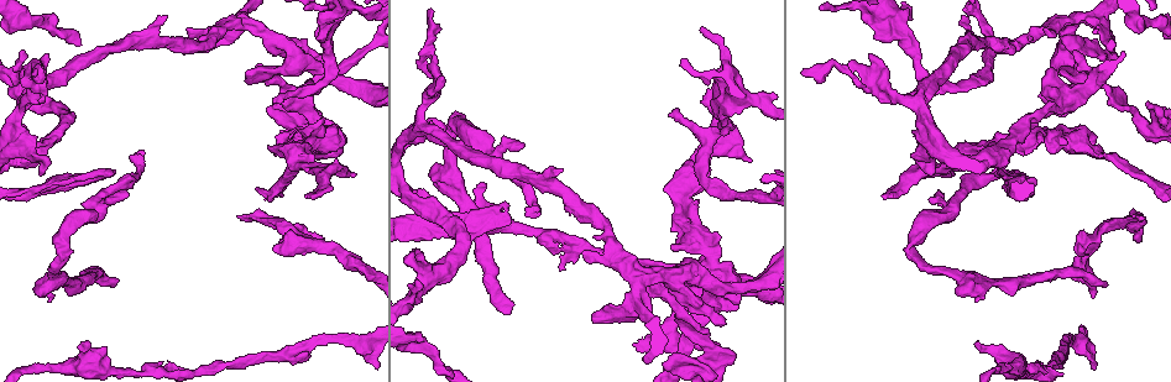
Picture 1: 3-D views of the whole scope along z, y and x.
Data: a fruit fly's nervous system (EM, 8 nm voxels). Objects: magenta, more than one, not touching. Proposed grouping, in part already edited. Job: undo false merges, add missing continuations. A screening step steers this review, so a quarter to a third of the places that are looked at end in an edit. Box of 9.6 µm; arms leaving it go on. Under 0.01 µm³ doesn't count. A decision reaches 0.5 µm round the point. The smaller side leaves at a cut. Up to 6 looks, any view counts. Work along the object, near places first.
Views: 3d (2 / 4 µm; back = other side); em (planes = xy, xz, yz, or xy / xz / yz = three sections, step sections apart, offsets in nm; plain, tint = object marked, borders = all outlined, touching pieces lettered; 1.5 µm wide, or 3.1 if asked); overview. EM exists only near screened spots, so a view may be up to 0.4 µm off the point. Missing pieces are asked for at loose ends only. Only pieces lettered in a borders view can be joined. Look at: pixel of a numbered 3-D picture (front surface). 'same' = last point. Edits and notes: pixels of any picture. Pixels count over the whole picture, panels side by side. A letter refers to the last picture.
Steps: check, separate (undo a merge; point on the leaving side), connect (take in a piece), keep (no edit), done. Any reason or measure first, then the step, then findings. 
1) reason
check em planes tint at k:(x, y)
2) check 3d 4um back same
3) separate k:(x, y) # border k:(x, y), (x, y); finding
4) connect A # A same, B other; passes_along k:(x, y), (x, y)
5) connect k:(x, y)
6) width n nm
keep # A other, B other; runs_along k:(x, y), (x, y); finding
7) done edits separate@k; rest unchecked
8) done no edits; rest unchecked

free end
check em planes borders at 1:(940, 191)

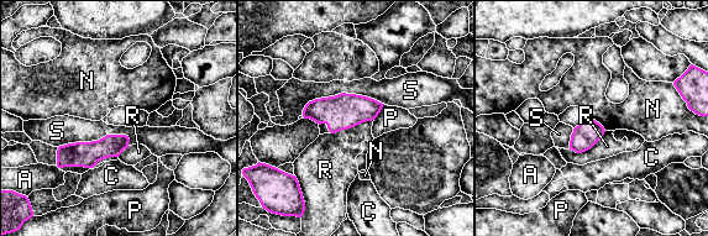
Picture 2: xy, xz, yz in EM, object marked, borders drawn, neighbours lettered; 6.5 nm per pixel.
keep # A other, C other, N other, P other, R other, S other; border 2:(587, 115), (606, 130); no lettered piece goes on from it

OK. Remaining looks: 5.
thick end
check 3d 4um at 1:(1096, 139)

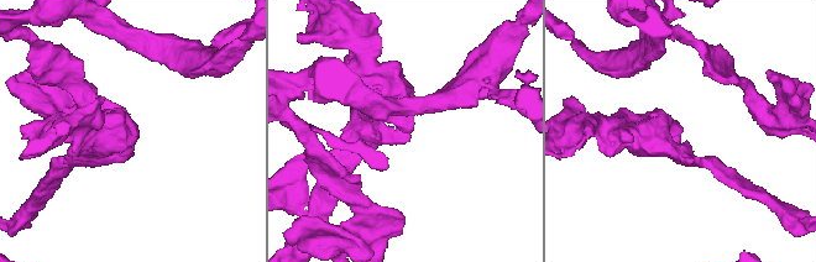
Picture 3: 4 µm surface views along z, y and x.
shape alone is not enough
check em xz step 4 tint at 3:(683, 128)

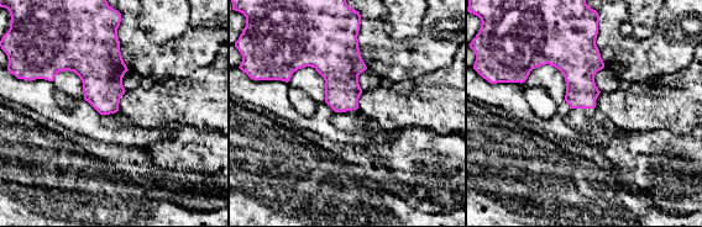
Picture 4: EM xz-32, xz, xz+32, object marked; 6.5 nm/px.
check em planes borders same

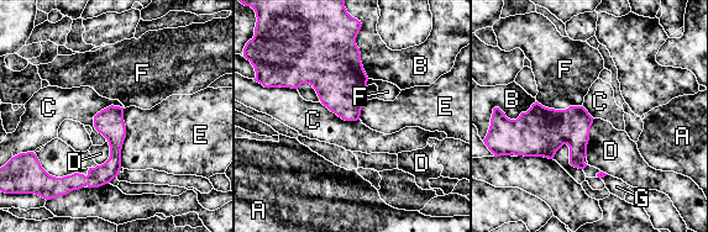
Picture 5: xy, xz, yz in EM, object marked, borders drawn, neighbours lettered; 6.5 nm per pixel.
keep # A other, B other, C other, D other, E other, F other, G other; none of them fits

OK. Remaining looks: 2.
free end
check 3d 4um at 1:(324, 238)

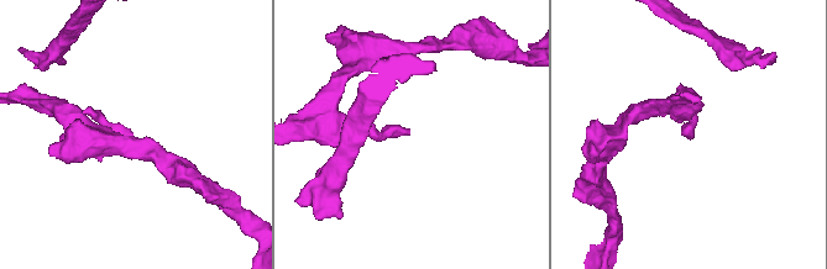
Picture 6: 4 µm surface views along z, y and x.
check em planes borders at 6:(408, 132)

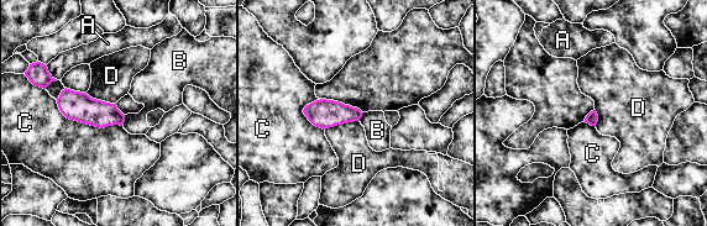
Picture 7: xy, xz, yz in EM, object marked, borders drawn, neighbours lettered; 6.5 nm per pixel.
keep # A other, B other, C other, D other; border 7:(359, 120), (338, 124), (325, 130); none of them fits

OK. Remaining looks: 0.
done no edits; rest unchecked

